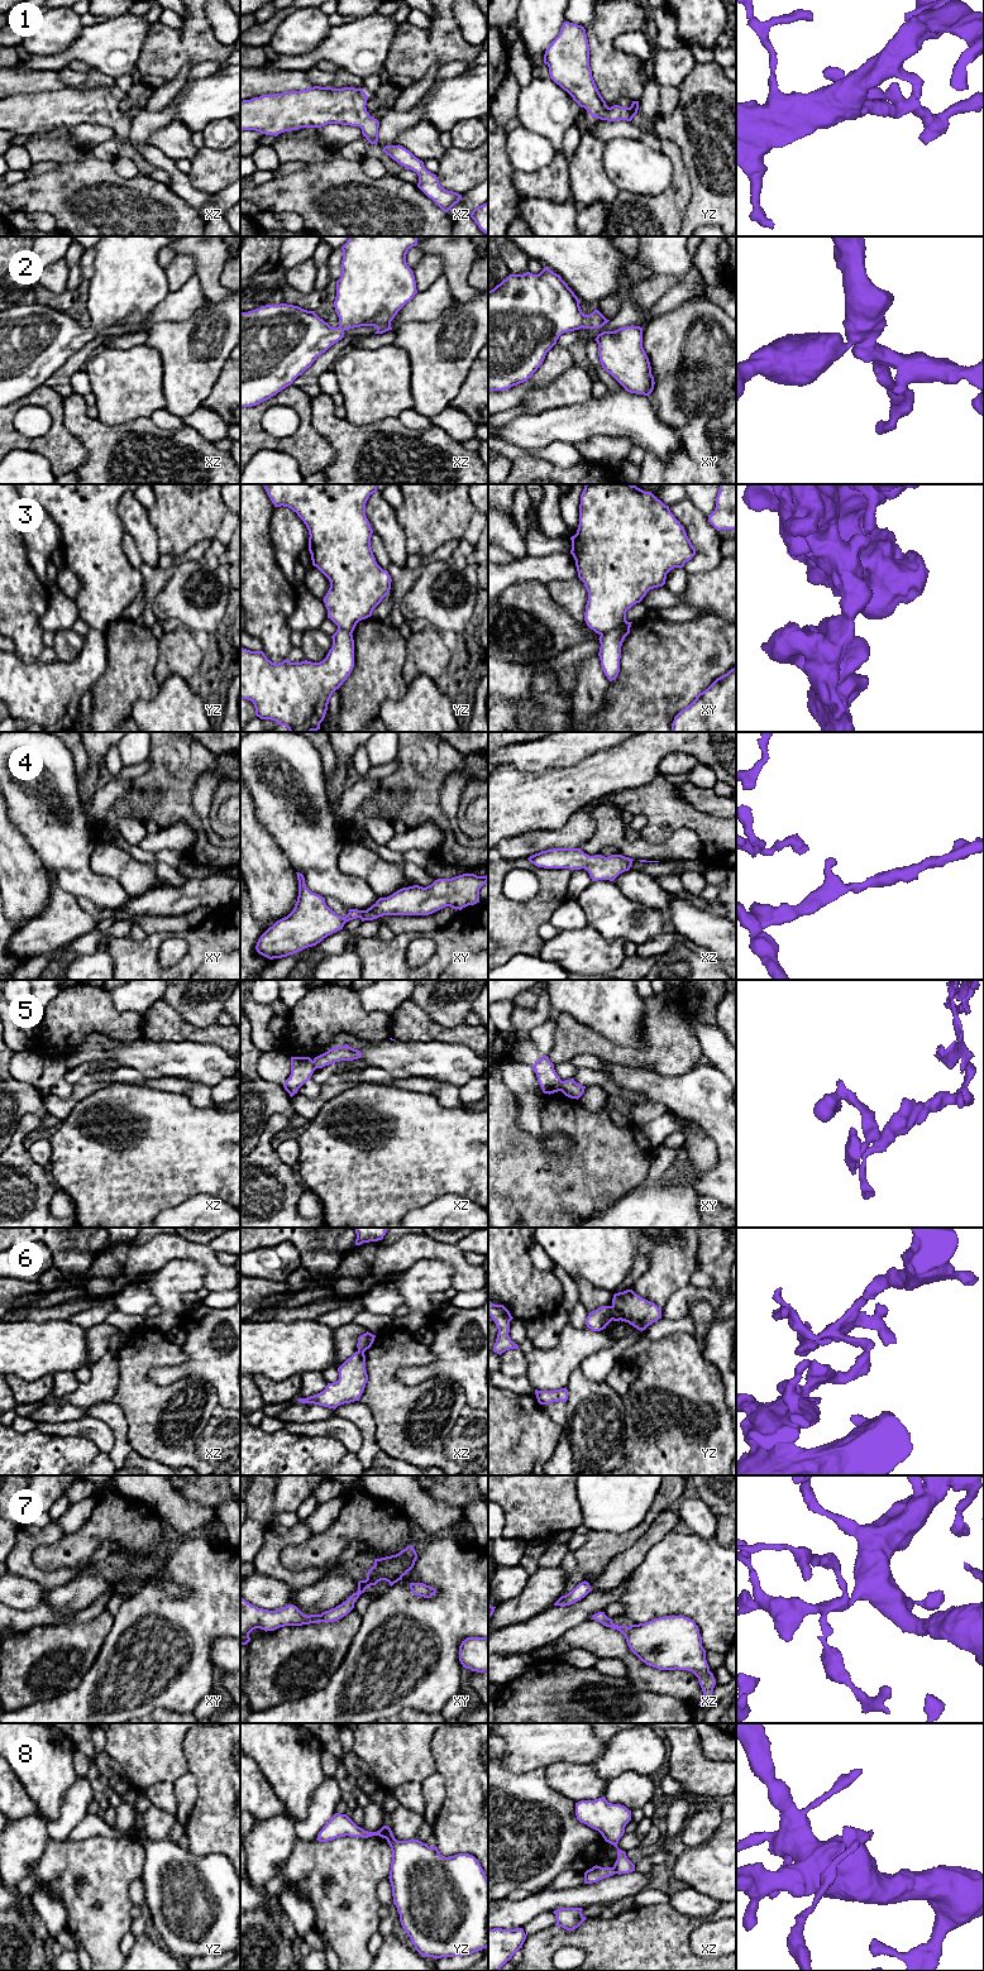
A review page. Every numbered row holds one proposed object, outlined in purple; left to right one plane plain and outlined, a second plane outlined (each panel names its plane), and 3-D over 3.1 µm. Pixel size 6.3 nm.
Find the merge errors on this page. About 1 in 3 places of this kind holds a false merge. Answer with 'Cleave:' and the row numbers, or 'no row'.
Cleave: 3, 5, 6, 8

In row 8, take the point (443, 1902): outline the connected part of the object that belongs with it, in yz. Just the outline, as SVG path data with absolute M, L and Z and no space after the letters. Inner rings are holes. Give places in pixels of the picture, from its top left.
M388 1827L392 1851L390 1883L402 1928L422 1957L467 1956L488 1947L488 1879L469 1853L440 1855L419 1840L397 1841Z

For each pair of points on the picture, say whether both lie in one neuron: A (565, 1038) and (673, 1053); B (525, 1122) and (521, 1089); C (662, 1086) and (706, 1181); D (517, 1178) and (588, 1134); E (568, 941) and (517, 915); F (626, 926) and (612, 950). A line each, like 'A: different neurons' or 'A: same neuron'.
A: same neuron
B: same neuron
C: same neuron
D: same neuron
E: different neurons
F: different neurons

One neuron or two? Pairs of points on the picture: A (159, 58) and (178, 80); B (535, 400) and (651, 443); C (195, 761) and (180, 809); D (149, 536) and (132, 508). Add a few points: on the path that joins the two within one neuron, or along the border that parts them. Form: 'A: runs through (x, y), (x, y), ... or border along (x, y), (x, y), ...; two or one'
A: border along (190, 66), (186, 66), (173, 77), (153, 89); two
B: border along (584, 402), (526, 414); two
C: runs through (184, 773), (180, 776), (180, 798); one
D: runs through (143, 530), (133, 515); one

